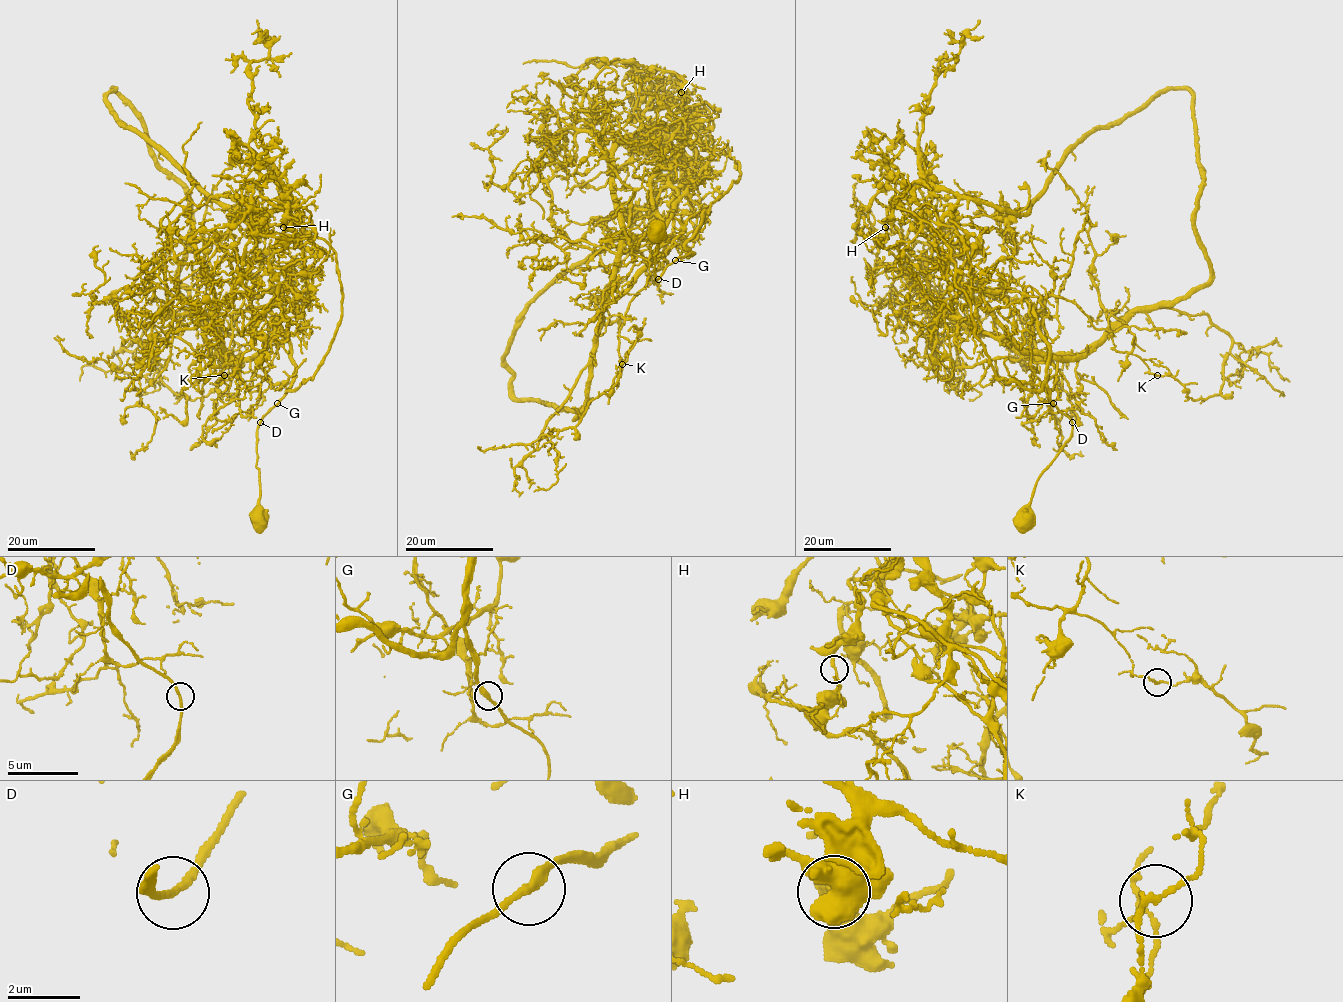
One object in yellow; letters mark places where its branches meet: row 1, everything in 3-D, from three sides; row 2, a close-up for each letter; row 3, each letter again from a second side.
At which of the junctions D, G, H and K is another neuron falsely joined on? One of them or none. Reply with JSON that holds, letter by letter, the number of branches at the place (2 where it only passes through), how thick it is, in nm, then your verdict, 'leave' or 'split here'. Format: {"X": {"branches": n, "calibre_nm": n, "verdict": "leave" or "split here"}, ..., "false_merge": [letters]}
{"D": {"branches": 2, "calibre_nm": 200, "verdict": "leave"}, "G": {"branches": 2, "calibre_nm": 280, "verdict": "leave"}, "H": {"branches": 2, "calibre_nm": 220, "verdict": "leave"}, "K": {"branches": 2, "calibre_nm": 150, "verdict": "split here"}, "false_merge": ["K"]}

